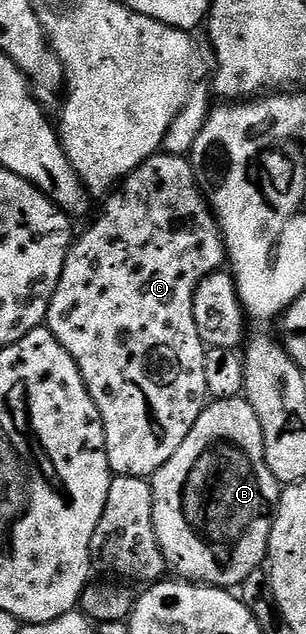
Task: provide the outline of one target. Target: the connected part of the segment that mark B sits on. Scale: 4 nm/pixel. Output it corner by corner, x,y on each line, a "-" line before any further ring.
241,396
231,398
230,400
209,401
205,405
204,411
198,416
194,428
190,428
190,436
178,444
178,452
162,464
162,468
151,475
152,483
152,516
154,518
154,532
160,545
160,551
164,557
165,563
170,567
177,579
187,580
189,582
202,582
205,586
223,586
225,588
239,588
250,576
250,572
261,569
268,553
268,537
272,531
272,520
274,517
274,507
280,500
282,493
281,483
277,482
276,477
270,472
266,464
266,452
262,444
262,424
258,424
258,416
254,408
248,402
247,398

